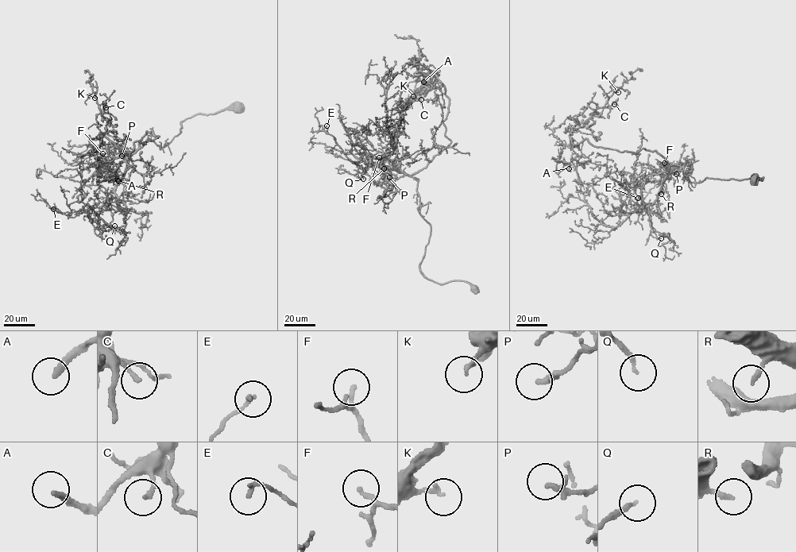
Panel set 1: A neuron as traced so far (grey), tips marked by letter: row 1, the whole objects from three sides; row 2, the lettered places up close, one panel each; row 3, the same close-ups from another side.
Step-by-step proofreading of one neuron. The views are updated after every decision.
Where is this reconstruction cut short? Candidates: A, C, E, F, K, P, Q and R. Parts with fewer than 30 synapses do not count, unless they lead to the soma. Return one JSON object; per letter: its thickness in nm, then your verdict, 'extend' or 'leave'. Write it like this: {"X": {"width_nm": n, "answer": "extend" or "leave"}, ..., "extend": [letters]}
{"A": {"width_nm": 260, "answer": "extend"}, "C": {"width_nm": 170, "answer": "leave"}, "E": {"width_nm": 160, "answer": "leave"}, "F": {"width_nm": 110, "answer": "leave"}, "K": {"width_nm": 170, "answer": "leave"}, "P": {"width_nm": 240, "answer": "leave"}, "Q": {"width_nm": 160, "answer": "leave"}, "R": {"width_nm": 180, "answer": "extend"}, "extend": ["A", "R"]}

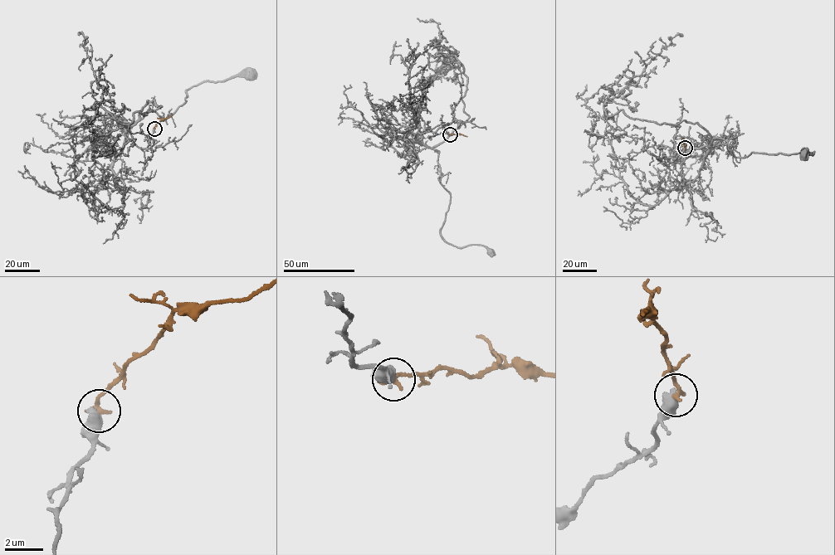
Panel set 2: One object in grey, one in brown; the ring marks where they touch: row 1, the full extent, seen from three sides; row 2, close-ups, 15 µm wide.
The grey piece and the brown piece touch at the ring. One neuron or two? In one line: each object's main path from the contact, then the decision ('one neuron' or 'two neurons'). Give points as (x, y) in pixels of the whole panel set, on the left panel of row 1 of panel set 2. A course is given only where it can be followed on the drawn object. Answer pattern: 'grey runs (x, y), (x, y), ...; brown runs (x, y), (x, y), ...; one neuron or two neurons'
grey runs (153, 129), (145, 148), (126, 138), (148, 101), (161, 105), (116, 119), (102, 108), (78, 34); brown runs (153, 129), (161, 119), (172, 115); two neurons

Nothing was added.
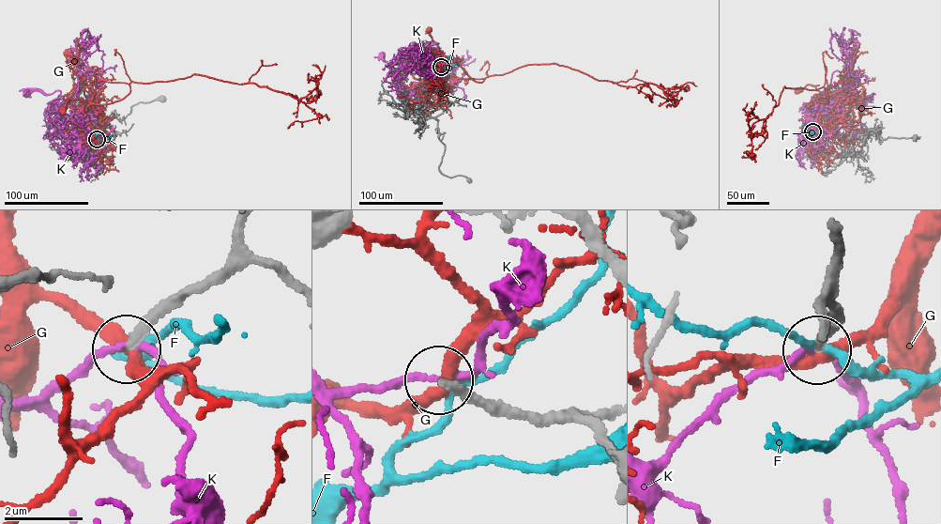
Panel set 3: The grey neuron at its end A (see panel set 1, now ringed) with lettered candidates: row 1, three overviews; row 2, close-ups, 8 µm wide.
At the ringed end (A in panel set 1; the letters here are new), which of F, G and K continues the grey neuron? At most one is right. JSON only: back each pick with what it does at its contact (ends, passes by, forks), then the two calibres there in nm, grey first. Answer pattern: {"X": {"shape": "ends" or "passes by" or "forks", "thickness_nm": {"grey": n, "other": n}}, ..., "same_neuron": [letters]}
{"same_neuron": []}

